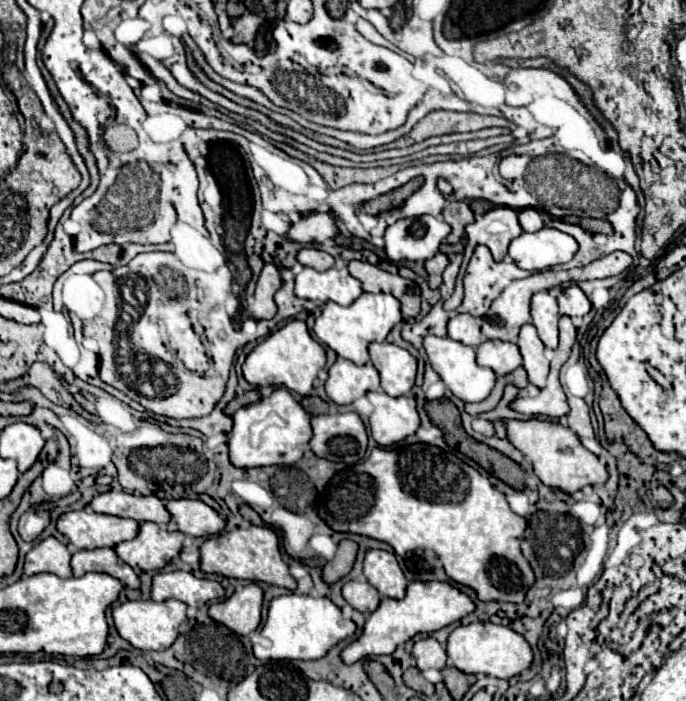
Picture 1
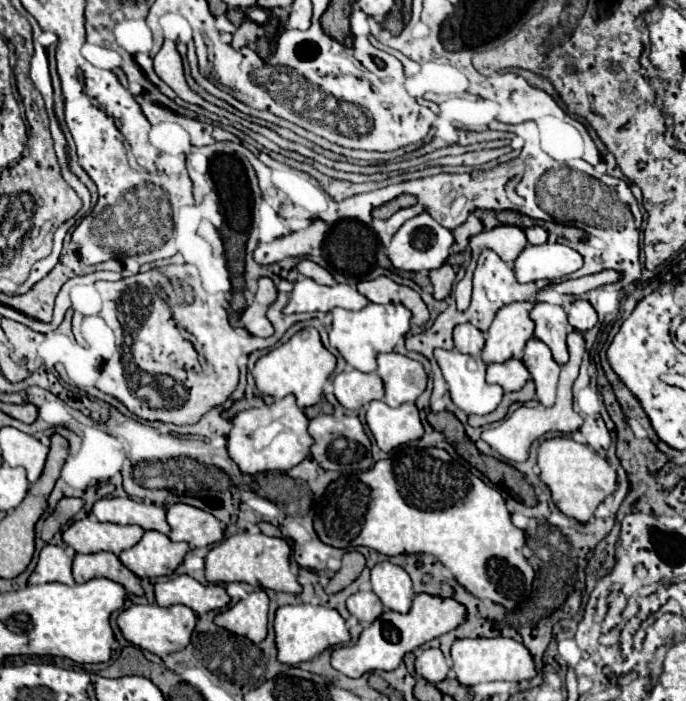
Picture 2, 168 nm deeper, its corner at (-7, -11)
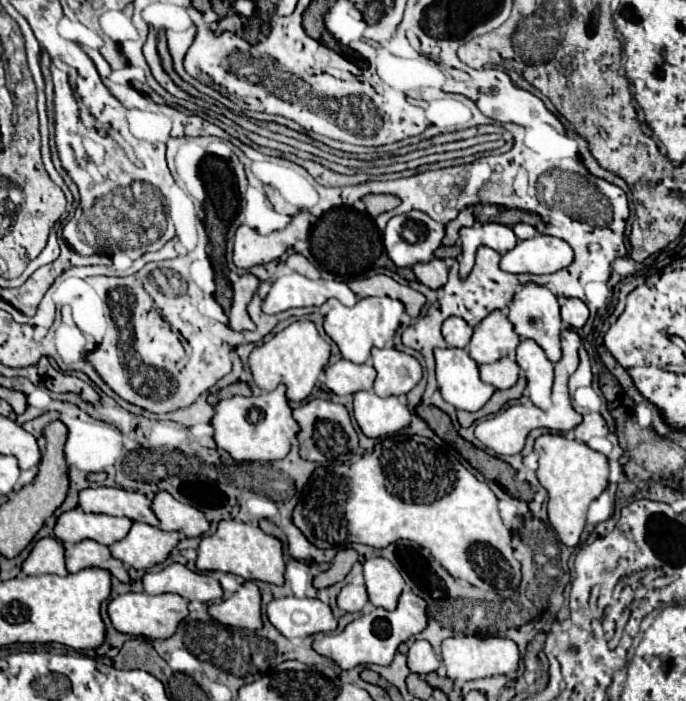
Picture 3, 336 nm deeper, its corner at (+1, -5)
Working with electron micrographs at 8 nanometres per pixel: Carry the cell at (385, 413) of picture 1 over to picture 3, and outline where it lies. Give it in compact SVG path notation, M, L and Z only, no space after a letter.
M357 392L353 400L353 416L361 432L369 438L383 438L409 426L409 408L395 396L379 398L373 392Z

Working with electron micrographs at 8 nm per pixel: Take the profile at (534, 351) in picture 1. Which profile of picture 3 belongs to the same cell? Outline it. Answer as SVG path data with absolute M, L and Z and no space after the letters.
M521 340L517 348L517 364L525 372L529 398L541 410L551 406L551 384L553 384L553 362L547 360L545 352L533 340Z

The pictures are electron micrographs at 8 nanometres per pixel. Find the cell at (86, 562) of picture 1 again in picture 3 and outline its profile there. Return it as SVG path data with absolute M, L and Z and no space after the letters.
M85 540L79 544L65 544L65 558L69 572L79 572L83 568L103 568L111 572L117 580L129 582L129 574L123 562L113 558L109 548L99 542Z

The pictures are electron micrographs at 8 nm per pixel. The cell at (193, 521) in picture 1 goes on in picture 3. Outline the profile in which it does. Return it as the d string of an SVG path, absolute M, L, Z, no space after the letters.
M159 492L151 504L155 516L161 522L161 530L181 532L187 538L203 536L209 530L209 522L201 510L177 502L169 492Z

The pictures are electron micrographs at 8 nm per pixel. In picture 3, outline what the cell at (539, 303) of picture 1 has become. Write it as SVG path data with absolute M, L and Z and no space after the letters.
M535 284L523 286L523 288L515 294L515 298L513 298L513 302L511 302L509 310L507 310L507 316L509 316L509 320L513 322L515 332L517 332L519 336L523 336L523 338L535 340L535 342L543 348L545 356L547 356L551 362L557 362L557 360L561 358L561 344L559 344L561 316L559 316L559 304L557 304L557 298L555 298L553 292L549 292L549 290L543 288L543 286L535 286Z

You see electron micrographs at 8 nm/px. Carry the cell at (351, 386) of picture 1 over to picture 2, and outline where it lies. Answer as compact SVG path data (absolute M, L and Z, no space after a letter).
M377 368L375 372L343 370L335 378L335 396L349 410L357 410L373 400L383 400L383 382L377 376Z

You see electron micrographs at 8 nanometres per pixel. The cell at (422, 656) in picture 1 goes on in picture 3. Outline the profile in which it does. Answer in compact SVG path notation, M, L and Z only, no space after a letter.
M417 640L417 642L413 642L413 646L407 652L407 666L411 672L425 676L425 674L437 670L439 660L429 642Z

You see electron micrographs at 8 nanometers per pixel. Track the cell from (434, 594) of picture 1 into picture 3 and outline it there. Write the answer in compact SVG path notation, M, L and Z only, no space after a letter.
M405 590L399 598L399 606L389 612L385 608L375 608L369 614L359 616L353 620L341 634L323 634L315 636L313 650L329 660L333 660L339 668L351 670L363 664L377 664L387 666L393 660L393 654L397 652L397 646L411 636L423 632L427 628L427 602L413 594L411 590Z

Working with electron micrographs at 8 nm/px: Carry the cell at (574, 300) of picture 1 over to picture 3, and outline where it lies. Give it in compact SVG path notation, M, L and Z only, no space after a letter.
M567 298L561 304L561 318L571 328L581 328L589 318L589 308L579 298Z

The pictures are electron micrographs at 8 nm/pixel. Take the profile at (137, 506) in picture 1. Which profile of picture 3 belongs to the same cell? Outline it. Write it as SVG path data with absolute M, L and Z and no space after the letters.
M106 486L86 488L83 492L79 492L79 506L83 512L125 516L131 518L133 522L159 526L157 516L151 510L151 500L131 490Z

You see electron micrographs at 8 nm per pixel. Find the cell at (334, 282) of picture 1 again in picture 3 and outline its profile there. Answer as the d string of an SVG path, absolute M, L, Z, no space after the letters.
M293 272L273 282L271 292L263 300L263 312L279 314L289 308L321 306L329 298L337 298L345 306L353 306L357 302L357 296L345 282L323 280L323 278L309 280Z

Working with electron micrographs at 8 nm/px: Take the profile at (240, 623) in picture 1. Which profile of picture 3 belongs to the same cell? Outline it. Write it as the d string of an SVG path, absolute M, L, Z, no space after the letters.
M245 582L231 598L211 604L209 614L225 626L259 630L263 624L261 624L261 596L257 584Z

